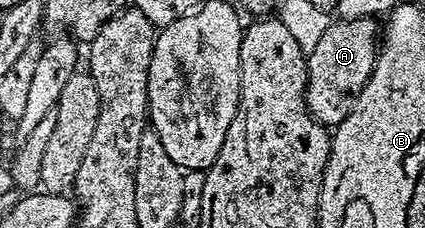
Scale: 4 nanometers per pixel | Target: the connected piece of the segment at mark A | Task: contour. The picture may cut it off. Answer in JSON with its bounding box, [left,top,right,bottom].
[307,17,381,125]

